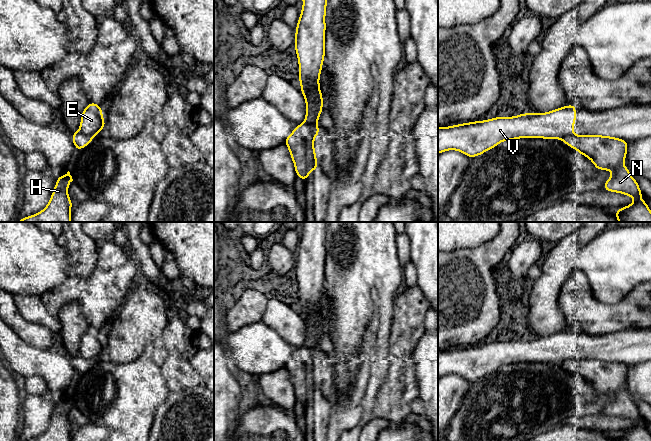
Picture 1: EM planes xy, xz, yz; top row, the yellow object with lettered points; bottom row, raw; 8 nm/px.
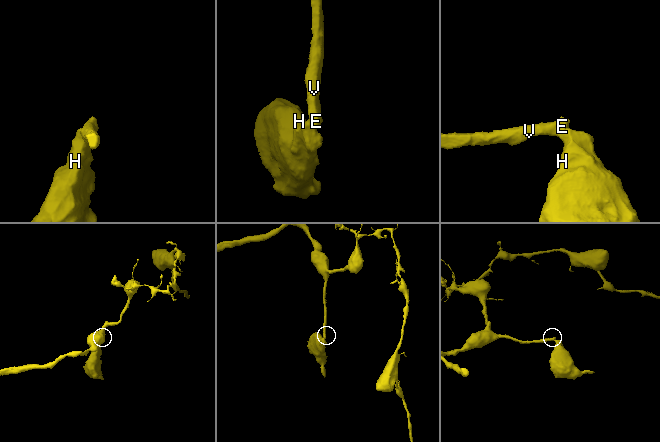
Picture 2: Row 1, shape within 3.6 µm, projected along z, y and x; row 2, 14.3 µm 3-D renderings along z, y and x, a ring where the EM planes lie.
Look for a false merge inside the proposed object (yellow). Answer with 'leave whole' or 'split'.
split

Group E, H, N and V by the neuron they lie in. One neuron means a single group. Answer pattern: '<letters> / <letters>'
E V / H N

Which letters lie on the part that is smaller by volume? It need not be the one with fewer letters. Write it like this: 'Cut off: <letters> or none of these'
Cut off: H, N

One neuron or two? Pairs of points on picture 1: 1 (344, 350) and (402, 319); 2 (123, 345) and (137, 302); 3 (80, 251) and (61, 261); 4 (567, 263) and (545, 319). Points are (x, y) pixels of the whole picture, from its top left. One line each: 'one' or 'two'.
1: two
2: one
3: two
4: one

